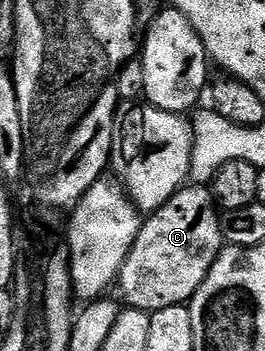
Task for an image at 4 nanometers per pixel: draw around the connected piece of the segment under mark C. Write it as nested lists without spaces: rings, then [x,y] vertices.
[[[210,186],[180,187],[168,203],[142,220],[135,244],[119,270],[117,283],[127,294],[126,306],[154,313],[190,304],[224,246],[221,211]]]

